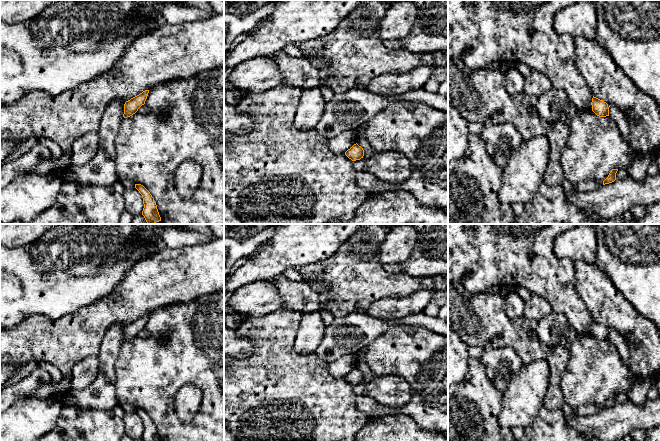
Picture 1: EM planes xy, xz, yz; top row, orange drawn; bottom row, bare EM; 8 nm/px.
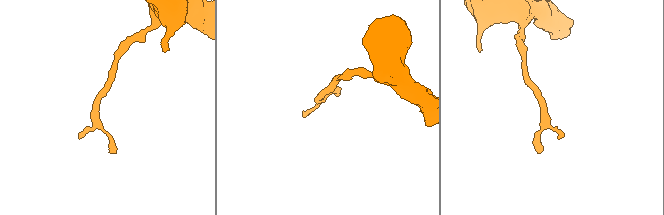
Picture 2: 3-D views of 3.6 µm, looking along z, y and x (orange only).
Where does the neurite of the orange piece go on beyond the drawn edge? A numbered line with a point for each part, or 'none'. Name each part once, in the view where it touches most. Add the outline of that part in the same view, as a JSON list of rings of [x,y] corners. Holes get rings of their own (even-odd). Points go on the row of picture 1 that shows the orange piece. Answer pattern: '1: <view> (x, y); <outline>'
none

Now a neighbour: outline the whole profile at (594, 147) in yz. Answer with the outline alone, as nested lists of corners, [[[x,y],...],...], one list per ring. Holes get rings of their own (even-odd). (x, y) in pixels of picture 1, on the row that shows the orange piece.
[[[592,110],[578,111],[568,127],[569,137],[562,150],[561,166],[565,179],[572,184],[604,181],[612,169],[631,167],[637,153],[622,138],[616,122],[609,116],[599,117]]]

